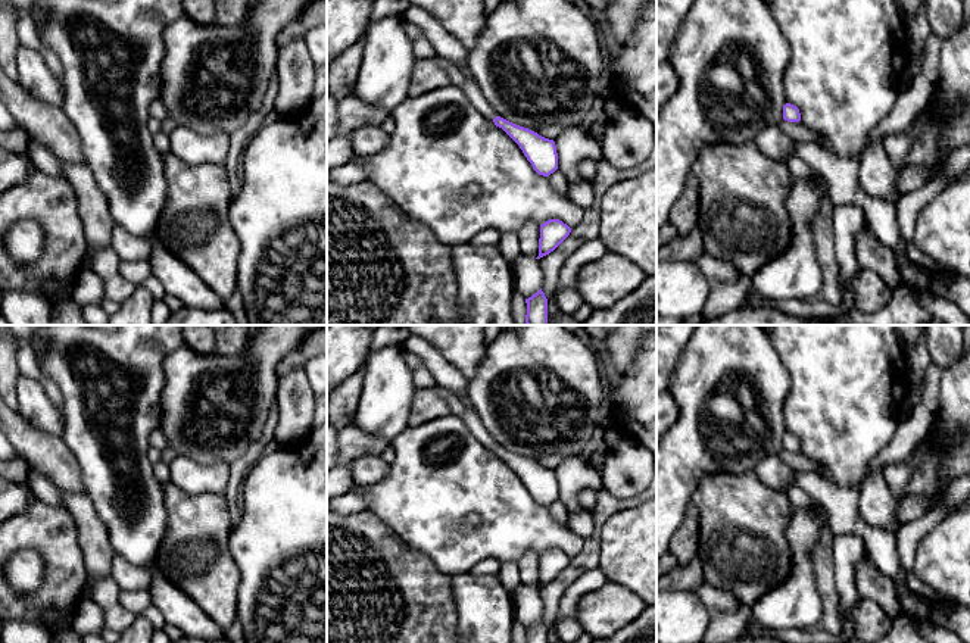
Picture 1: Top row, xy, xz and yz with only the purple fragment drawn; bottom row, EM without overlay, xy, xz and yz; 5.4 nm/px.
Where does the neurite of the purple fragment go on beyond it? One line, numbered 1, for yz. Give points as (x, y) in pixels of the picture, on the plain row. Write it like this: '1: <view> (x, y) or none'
1: none

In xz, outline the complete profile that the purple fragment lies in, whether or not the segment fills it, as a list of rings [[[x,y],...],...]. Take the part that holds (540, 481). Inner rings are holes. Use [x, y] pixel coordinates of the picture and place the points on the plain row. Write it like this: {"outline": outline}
{"outline": [[[468,403],[461,418],[486,447],[492,449],[496,456],[502,458],[520,475],[539,505],[549,506],[558,499],[558,483],[553,469],[498,446],[477,412]]]}

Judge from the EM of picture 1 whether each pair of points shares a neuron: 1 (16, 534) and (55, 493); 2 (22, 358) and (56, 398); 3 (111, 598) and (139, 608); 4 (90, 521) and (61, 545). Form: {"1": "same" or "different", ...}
{"1": "different", "2": "same", "3": "different", "4": "different"}

